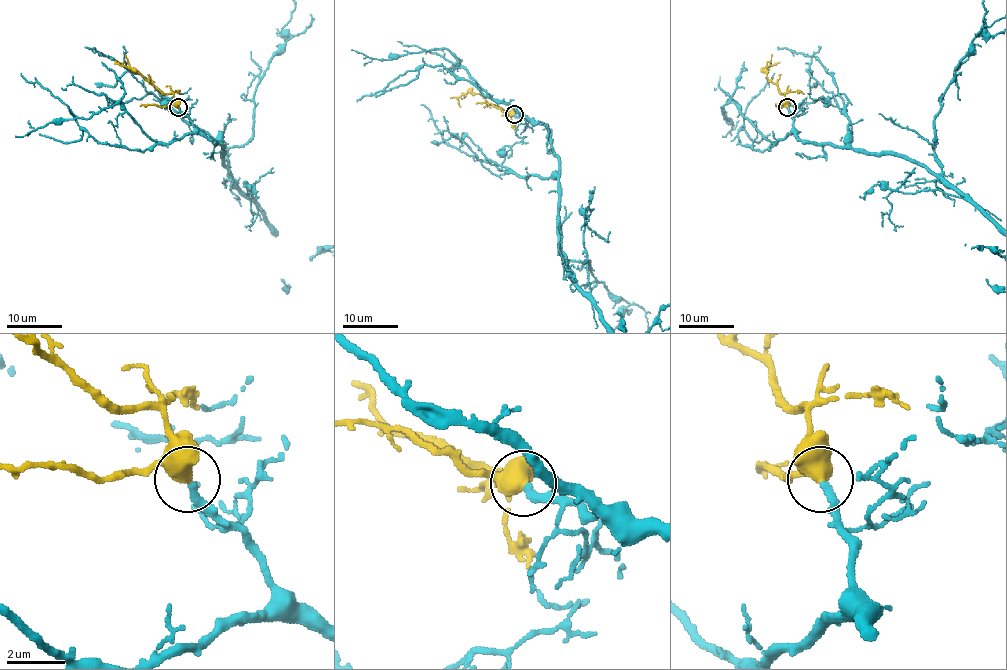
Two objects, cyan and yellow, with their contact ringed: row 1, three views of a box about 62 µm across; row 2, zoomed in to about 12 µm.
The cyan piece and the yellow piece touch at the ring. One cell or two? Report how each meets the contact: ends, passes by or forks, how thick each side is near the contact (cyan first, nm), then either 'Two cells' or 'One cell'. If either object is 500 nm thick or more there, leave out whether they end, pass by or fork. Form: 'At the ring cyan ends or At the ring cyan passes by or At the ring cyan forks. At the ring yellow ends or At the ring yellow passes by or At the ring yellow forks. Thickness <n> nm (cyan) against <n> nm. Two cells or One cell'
At the ring cyan ends. At the ring yellow passes by. Thickness 280 nm (cyan) against 440 nm. One cell

